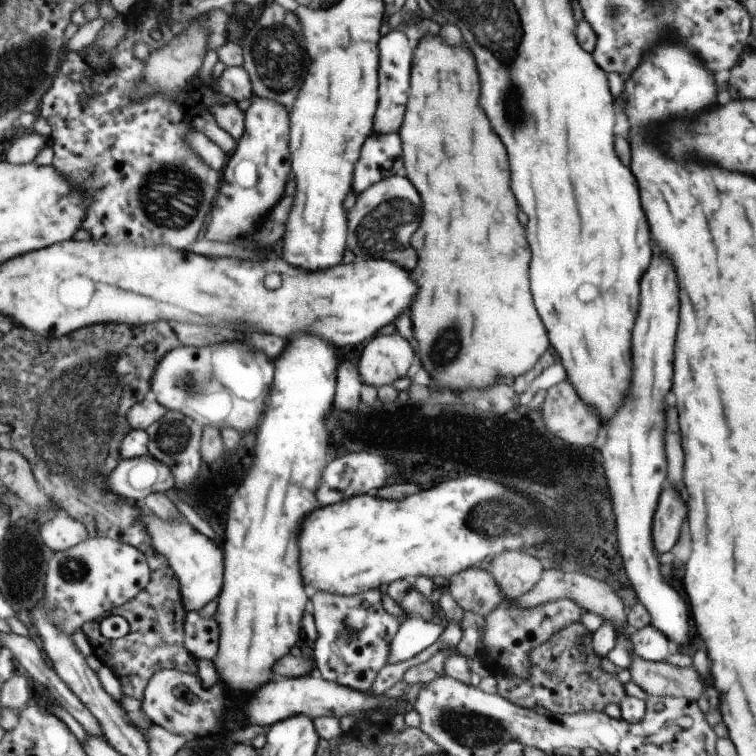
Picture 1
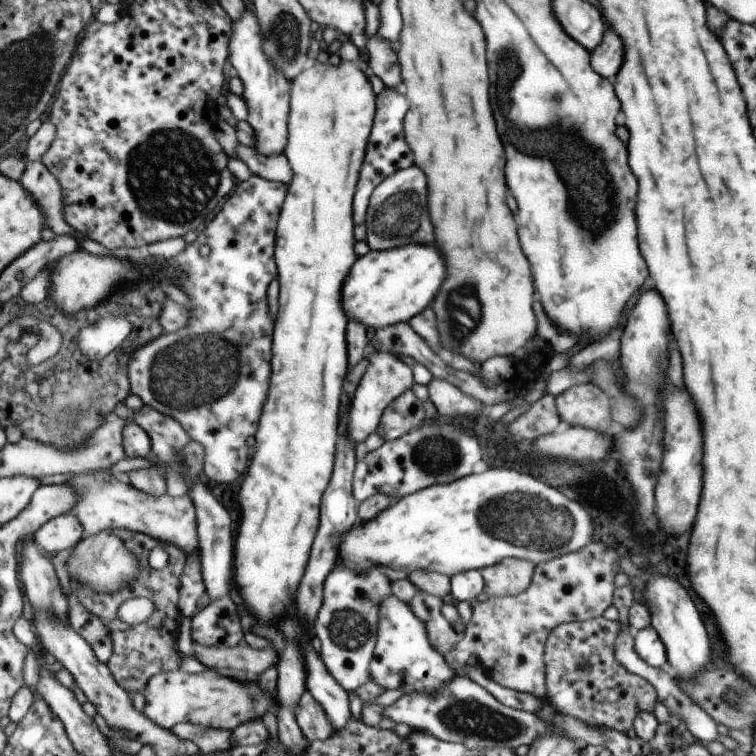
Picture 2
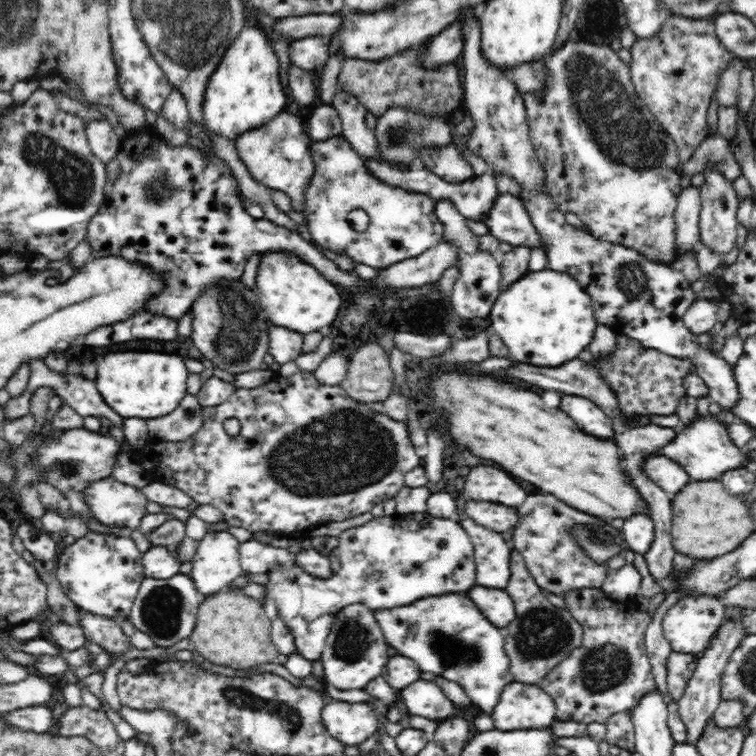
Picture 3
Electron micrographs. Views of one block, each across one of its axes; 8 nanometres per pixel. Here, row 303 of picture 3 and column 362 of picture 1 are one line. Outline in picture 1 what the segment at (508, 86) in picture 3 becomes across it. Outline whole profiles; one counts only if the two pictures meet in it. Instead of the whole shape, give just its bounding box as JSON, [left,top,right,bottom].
[310,589,398,691]

